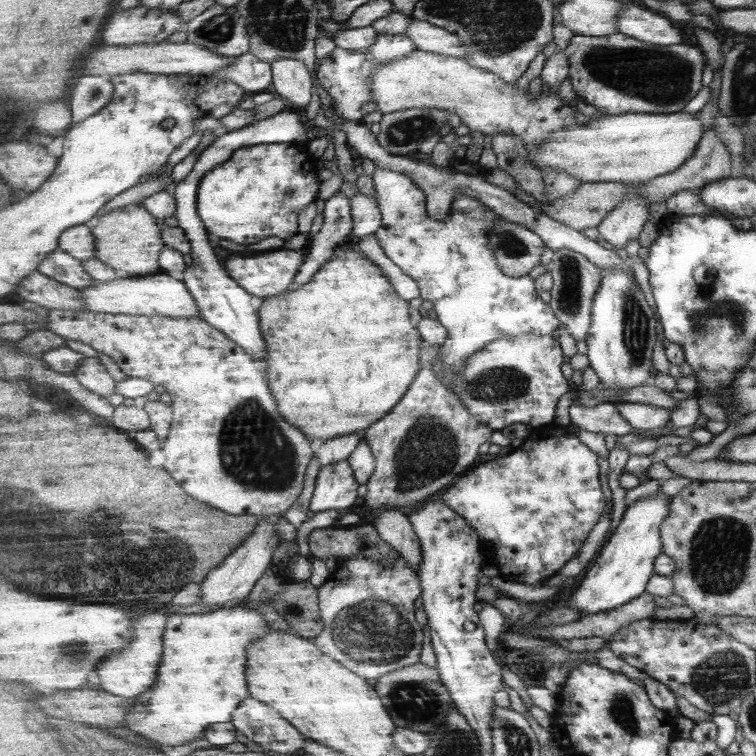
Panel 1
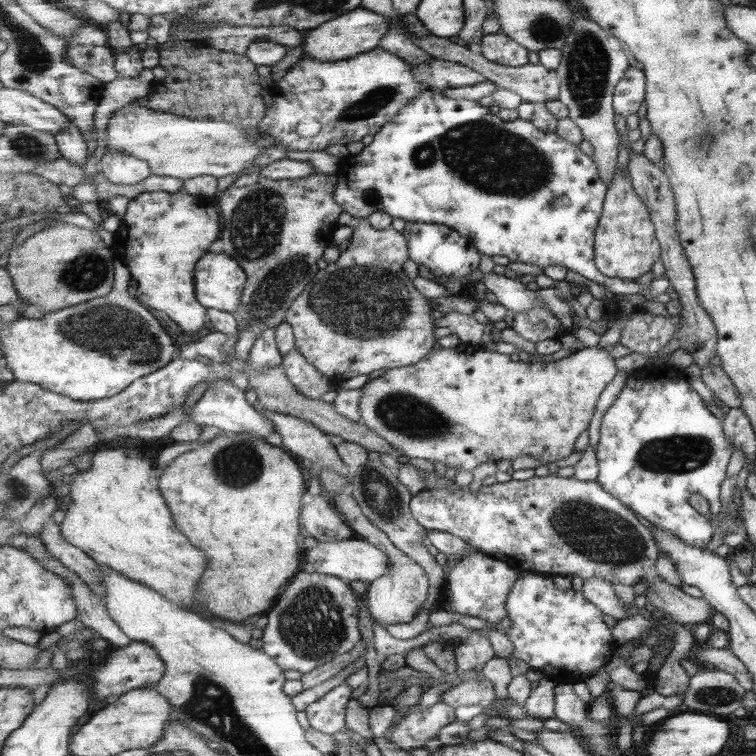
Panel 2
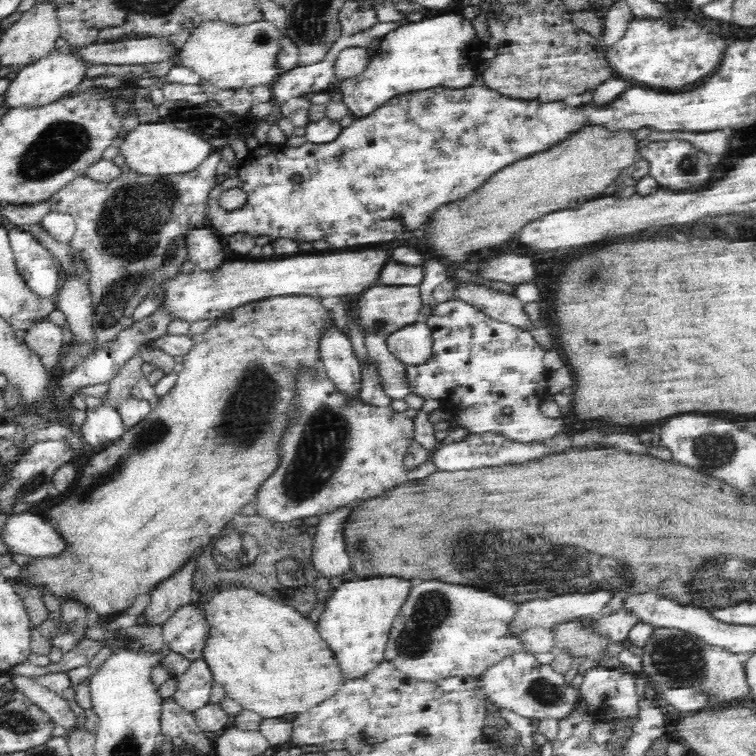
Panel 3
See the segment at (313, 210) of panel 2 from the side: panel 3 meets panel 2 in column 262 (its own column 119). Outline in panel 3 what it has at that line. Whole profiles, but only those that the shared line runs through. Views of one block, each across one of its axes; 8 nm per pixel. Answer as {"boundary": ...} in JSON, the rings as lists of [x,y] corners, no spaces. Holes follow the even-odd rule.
{"boundary":[[[214,150],[196,170],[188,174],[172,174],[159,177],[145,177],[132,171],[122,173],[110,182],[96,182],[85,176],[75,178],[64,188],[55,192],[50,198],[51,210],[71,214],[75,220],[76,230],[73,240],[69,243],[88,261],[90,267],[90,292],[93,308],[93,338],[82,342],[73,338],[62,346],[61,358],[57,362],[63,375],[70,375],[90,357],[96,350],[112,342],[124,328],[131,325],[134,308],[150,291],[167,278],[173,277],[180,271],[181,265],[187,260],[187,250],[184,239],[190,227],[208,227],[207,198],[215,182],[216,169],[222,161],[220,151]]]}

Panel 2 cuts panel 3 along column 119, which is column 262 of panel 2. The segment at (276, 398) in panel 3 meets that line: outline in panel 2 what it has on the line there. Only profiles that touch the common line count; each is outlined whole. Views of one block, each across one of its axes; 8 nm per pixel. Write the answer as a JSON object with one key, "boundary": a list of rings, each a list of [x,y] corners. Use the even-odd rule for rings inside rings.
{"boundary":[[[248,433],[235,434],[219,434],[209,443],[205,443],[196,450],[191,450],[178,456],[160,476],[159,489],[165,494],[165,500],[169,502],[169,508],[173,510],[177,528],[201,550],[205,550],[207,558],[209,558],[209,570],[205,572],[205,578],[201,578],[199,582],[199,602],[203,602],[207,606],[207,610],[211,614],[215,614],[219,619],[225,619],[232,623],[245,622],[247,618],[255,616],[255,614],[264,615],[274,607],[277,596],[280,596],[281,588],[292,582],[291,578],[296,577],[301,566],[301,550],[299,550],[299,542],[297,538],[301,536],[301,526],[299,526],[299,512],[303,506],[303,494],[307,492],[306,476],[301,472],[301,466],[289,456],[283,447],[273,446],[261,436],[257,437]]]}

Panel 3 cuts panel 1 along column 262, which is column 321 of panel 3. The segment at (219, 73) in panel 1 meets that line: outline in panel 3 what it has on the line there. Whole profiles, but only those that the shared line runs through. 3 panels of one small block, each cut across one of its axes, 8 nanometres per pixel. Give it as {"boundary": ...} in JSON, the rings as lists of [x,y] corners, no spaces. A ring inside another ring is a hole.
{"boundary":[[[389,22],[389,23],[378,23],[376,26],[372,26],[370,30],[366,30],[366,32],[358,32],[358,34],[354,34],[352,36],[340,36],[332,46],[328,49],[328,52],[324,55],[324,58],[320,60],[319,63],[311,64],[310,66],[300,66],[298,65],[296,68],[292,70],[282,72],[280,76],[273,82],[272,84],[272,96],[273,101],[276,103],[277,107],[282,106],[289,99],[304,97],[309,94],[317,94],[324,93],[328,91],[334,91],[336,83],[338,82],[338,78],[334,72],[334,65],[336,57],[338,53],[343,48],[349,48],[353,46],[366,47],[369,48],[373,42],[377,39],[380,39],[388,32],[392,32],[392,30],[396,30],[398,26],[401,25],[402,22]]]}

